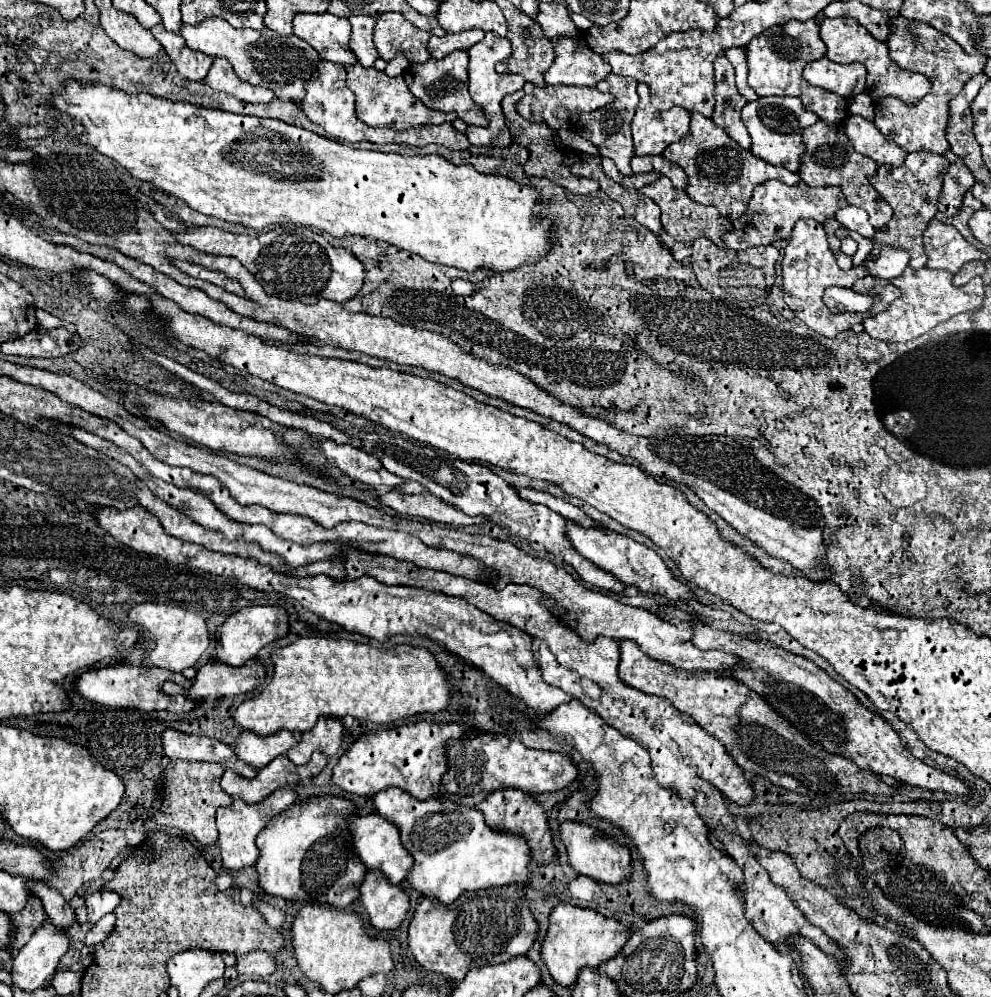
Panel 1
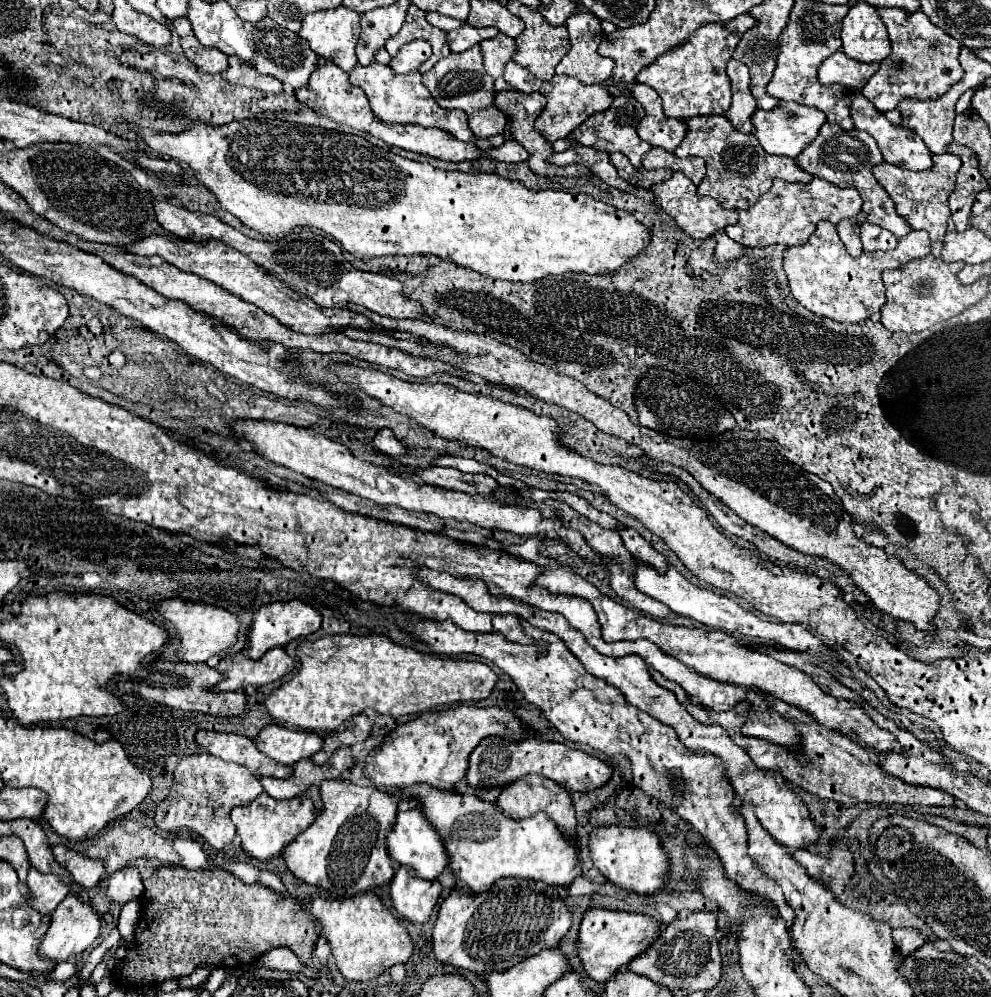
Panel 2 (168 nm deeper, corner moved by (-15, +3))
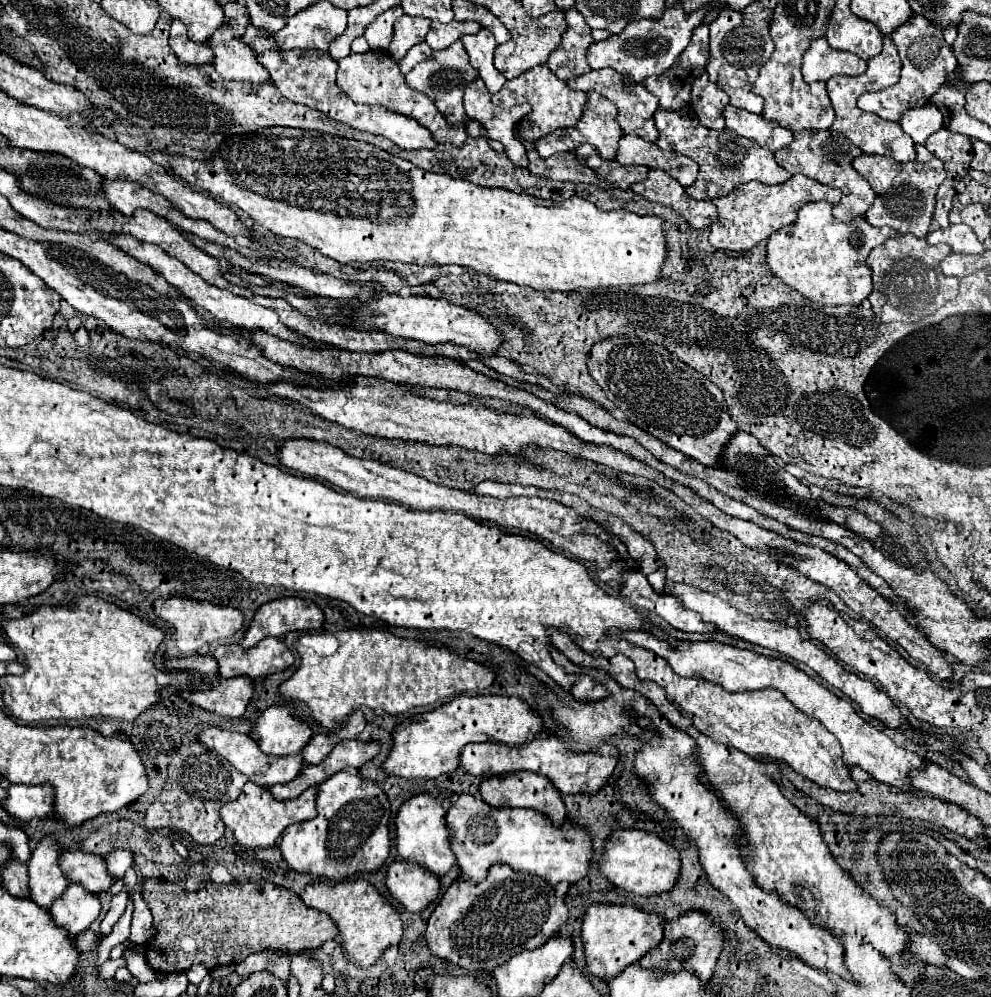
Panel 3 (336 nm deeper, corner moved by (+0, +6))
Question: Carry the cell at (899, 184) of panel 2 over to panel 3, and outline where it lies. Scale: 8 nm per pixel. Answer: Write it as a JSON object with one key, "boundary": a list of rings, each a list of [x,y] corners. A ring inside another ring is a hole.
{"boundary":[[[915,145],[915,151],[915,161],[907,163],[897,163],[881,155],[861,155],[853,161],[857,173],[865,177],[875,191],[875,203],[871,211],[867,211],[867,221],[873,227],[887,225],[899,233],[913,233],[917,237],[925,237],[929,233],[935,211],[935,191],[945,181],[945,169],[943,161],[931,155],[923,145]]]}

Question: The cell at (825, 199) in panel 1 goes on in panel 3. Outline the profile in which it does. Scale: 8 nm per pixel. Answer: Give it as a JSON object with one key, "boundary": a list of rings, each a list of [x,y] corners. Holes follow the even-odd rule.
{"boundary":[[[795,175],[781,185],[765,185],[759,181],[745,183],[733,189],[729,195],[713,201],[715,207],[719,209],[719,219],[709,227],[709,243],[713,247],[729,251],[749,251],[759,241],[765,241],[773,233],[777,233],[777,229],[795,223],[797,211],[805,203],[813,201],[827,201],[833,207],[837,207],[841,201],[841,191],[825,187],[823,183],[817,183],[815,179],[809,179],[805,175]]]}

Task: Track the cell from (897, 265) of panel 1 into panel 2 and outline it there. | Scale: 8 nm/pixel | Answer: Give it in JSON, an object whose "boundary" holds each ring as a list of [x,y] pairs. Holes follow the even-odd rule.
{"boundary":[[[818,222],[806,244],[784,250],[782,266],[788,276],[790,292],[802,306],[838,322],[862,322],[864,318],[876,314],[886,302],[882,270],[904,266],[904,262],[924,258],[926,254],[930,254],[928,232],[912,230],[908,236],[898,240],[894,250],[862,252],[858,258],[852,258],[846,246],[840,242],[836,226],[830,222]]]}

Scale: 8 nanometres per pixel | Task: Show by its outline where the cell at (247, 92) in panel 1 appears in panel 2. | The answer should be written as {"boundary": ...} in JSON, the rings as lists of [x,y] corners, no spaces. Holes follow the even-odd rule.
{"boundary":[[[228,58],[230,66],[224,72],[224,78],[230,84],[240,84],[240,86],[248,86],[248,88],[256,88],[268,94],[280,94],[282,92],[282,82],[272,78],[272,76],[264,76],[260,74],[254,66],[250,66],[248,62],[242,62],[240,58]]]}

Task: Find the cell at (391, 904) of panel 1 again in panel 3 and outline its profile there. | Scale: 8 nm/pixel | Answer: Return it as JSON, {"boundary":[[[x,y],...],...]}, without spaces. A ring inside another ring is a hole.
{"boundary":[[[395,861],[385,881],[391,897],[407,911],[417,913],[439,895],[439,879],[415,863]]]}

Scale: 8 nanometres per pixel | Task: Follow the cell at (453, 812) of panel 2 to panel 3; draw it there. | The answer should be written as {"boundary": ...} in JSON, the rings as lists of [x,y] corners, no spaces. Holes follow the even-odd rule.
{"boundary":[[[459,795],[459,799],[449,805],[445,819],[447,819],[449,843],[451,843],[451,849],[455,851],[457,867],[461,869],[461,877],[469,879],[471,883],[481,883],[481,879],[485,879],[489,867],[495,863],[505,863],[505,865],[513,867],[513,871],[529,871],[531,875],[541,875],[551,887],[555,887],[559,881],[577,883],[589,871],[591,837],[577,827],[571,827],[569,831],[553,827],[551,821],[535,809],[511,809],[511,807],[493,809],[483,799],[477,799],[473,795]]]}

